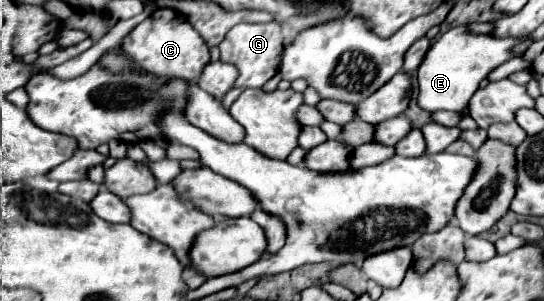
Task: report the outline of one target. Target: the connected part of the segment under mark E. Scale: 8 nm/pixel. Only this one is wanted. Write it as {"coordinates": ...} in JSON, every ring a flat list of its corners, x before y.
{"coordinates":[[464,26,450,28,430,46,418,68,418,106,428,112,464,112,472,94,478,90,478,84,488,76,488,72,512,58,510,50,514,44,516,40,512,38,502,40,494,36,468,34]]}

